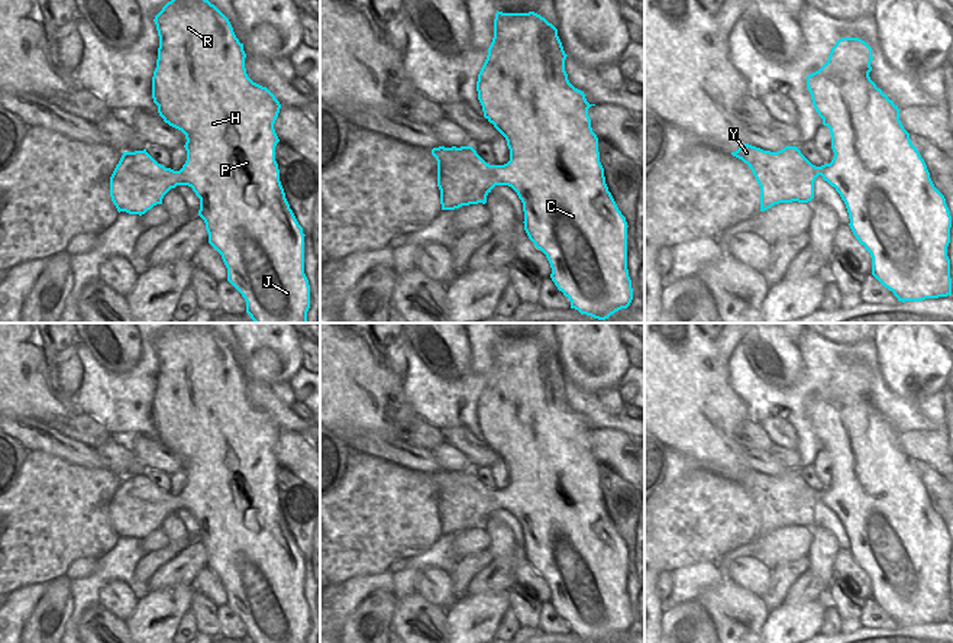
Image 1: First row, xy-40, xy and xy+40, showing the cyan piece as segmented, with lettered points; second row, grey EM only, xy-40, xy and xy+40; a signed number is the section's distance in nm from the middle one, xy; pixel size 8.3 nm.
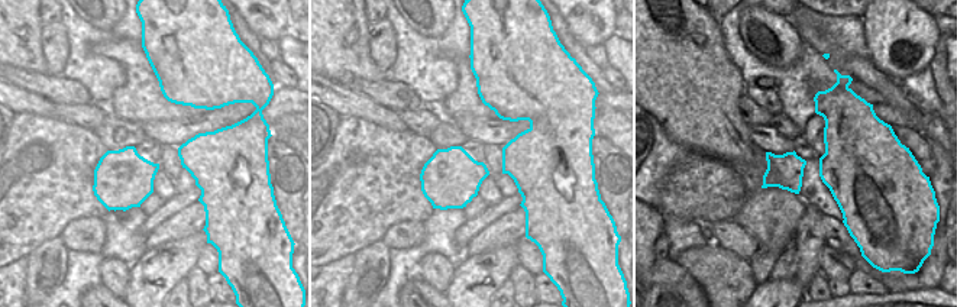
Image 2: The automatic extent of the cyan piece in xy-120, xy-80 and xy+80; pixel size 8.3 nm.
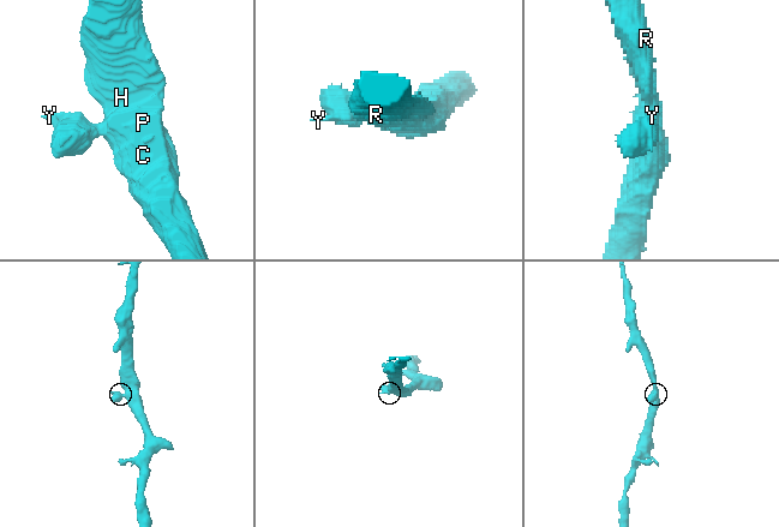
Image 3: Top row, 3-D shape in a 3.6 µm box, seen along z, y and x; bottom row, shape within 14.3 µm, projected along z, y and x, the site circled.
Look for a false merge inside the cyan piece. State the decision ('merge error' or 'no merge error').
no merge error

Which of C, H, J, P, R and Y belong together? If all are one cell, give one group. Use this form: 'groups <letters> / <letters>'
groups C H J P R Y

